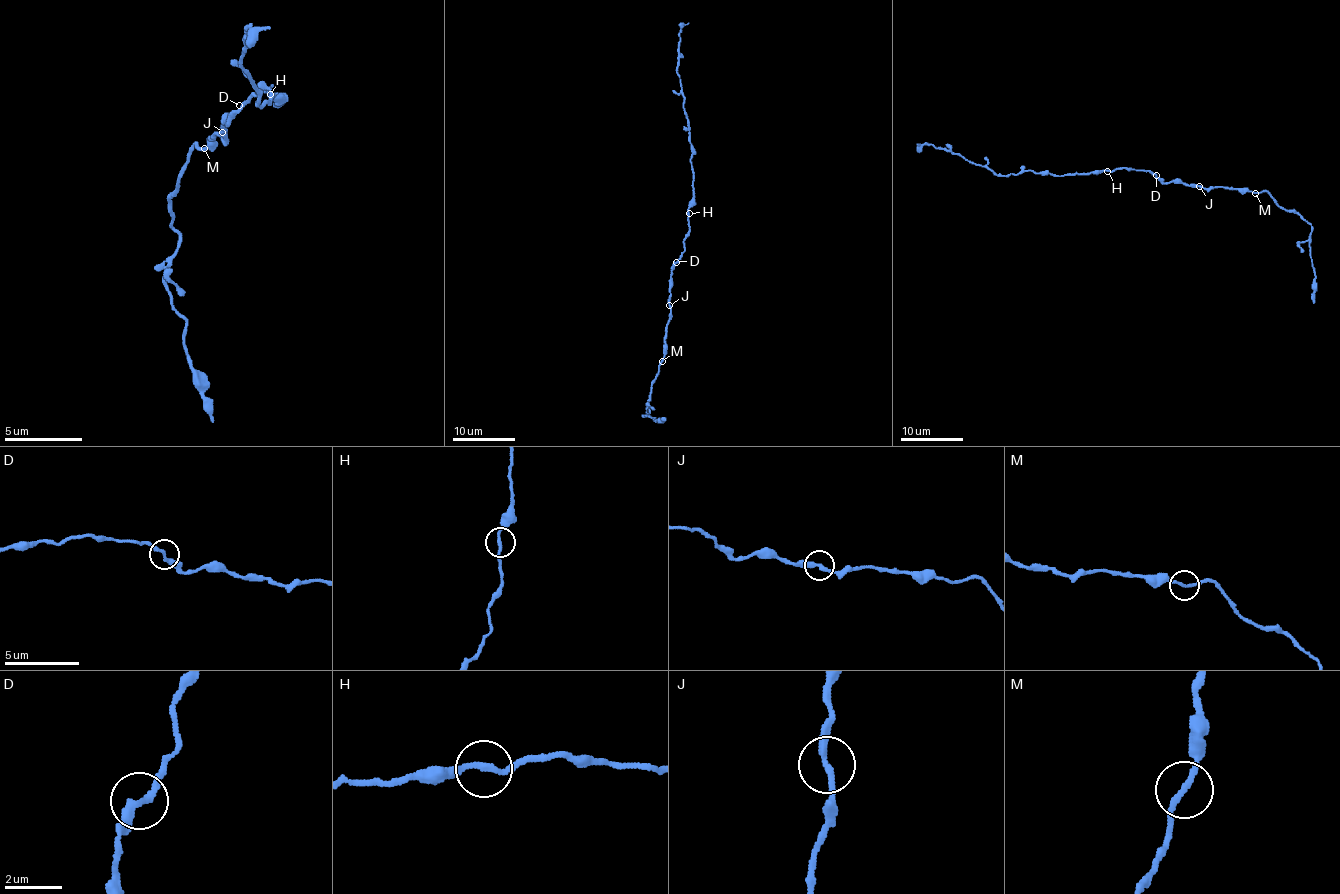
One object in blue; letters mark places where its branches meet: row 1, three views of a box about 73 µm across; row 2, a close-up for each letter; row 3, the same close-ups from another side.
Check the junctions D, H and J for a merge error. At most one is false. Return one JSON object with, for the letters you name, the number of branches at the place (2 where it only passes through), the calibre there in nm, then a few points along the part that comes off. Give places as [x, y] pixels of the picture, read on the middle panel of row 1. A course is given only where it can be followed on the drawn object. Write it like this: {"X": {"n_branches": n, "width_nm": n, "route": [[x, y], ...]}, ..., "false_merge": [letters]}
{"false_merge": []}

